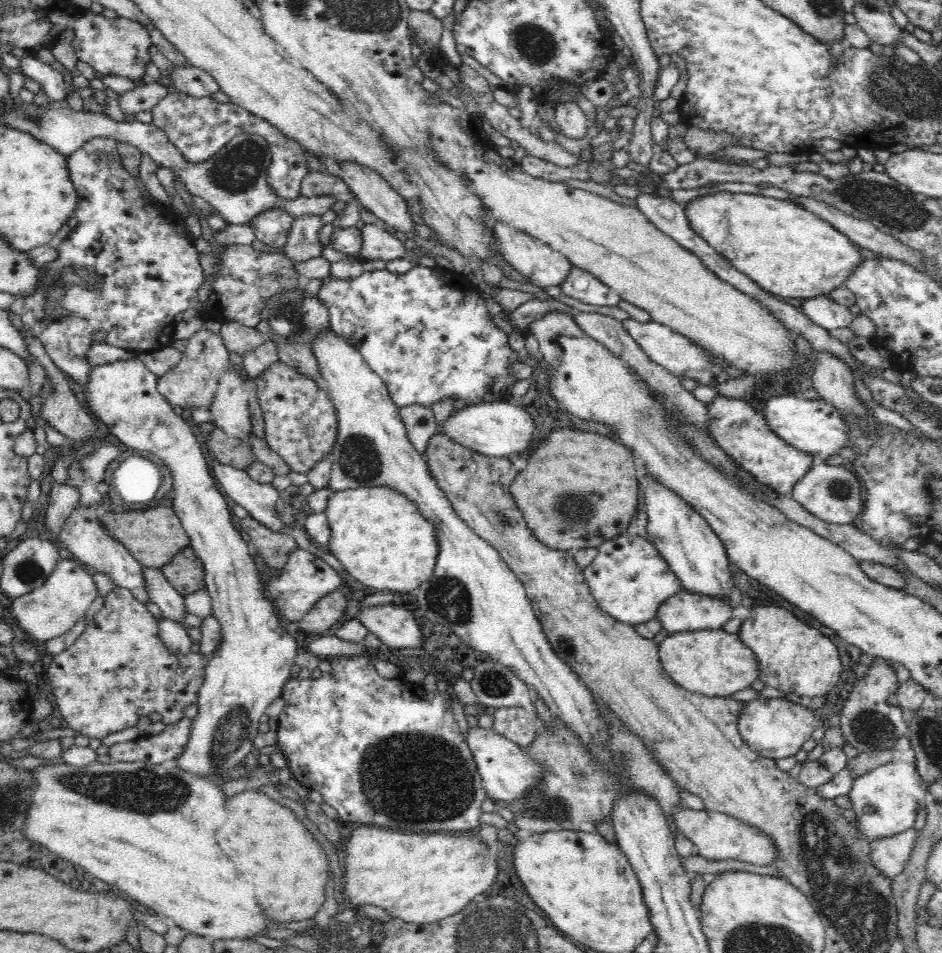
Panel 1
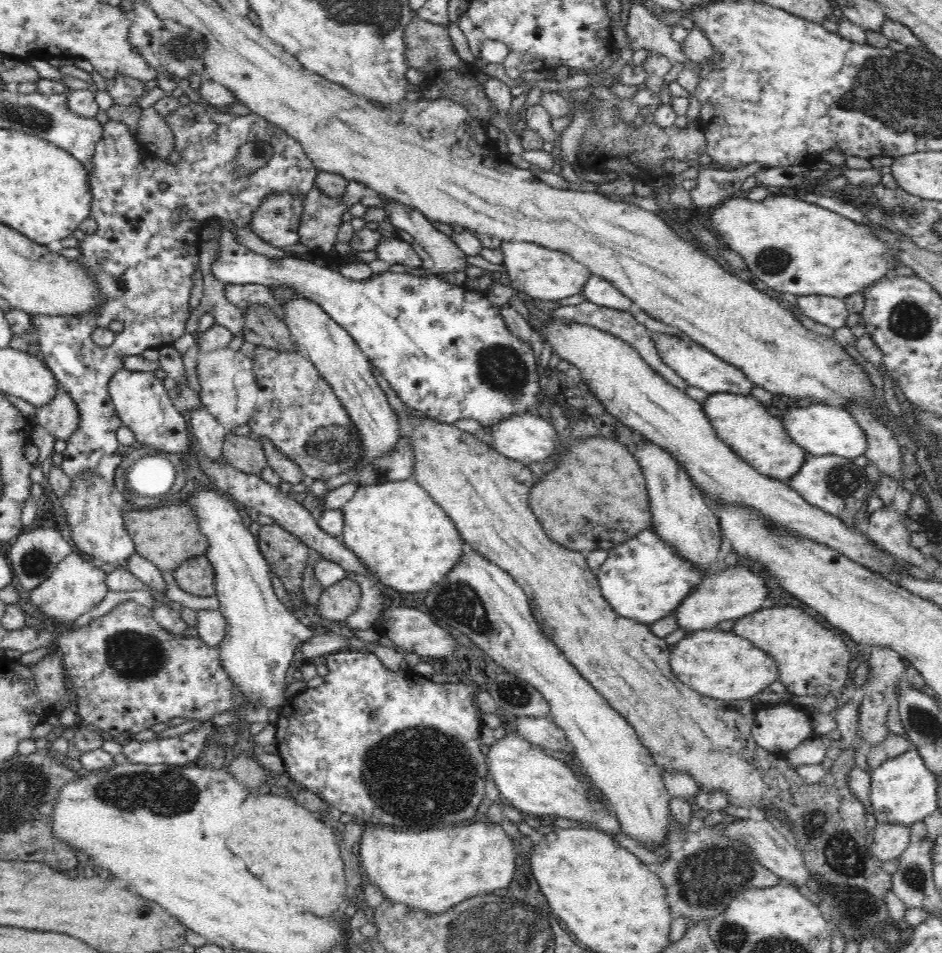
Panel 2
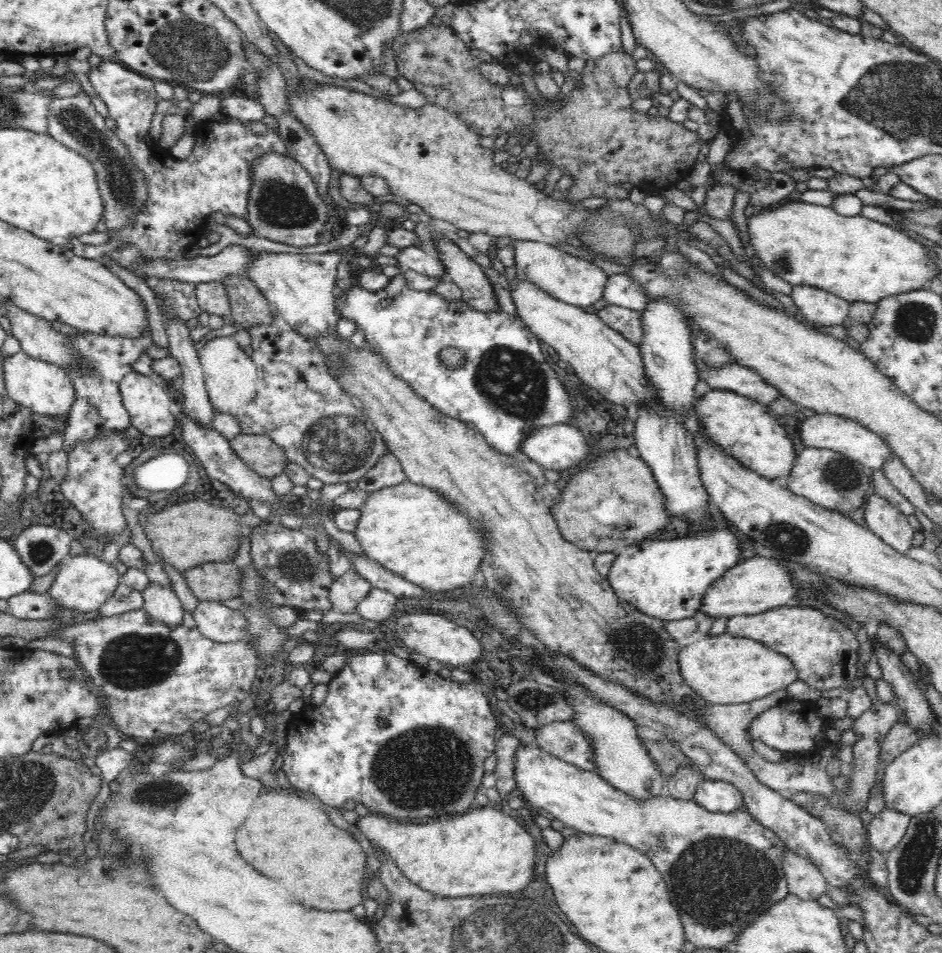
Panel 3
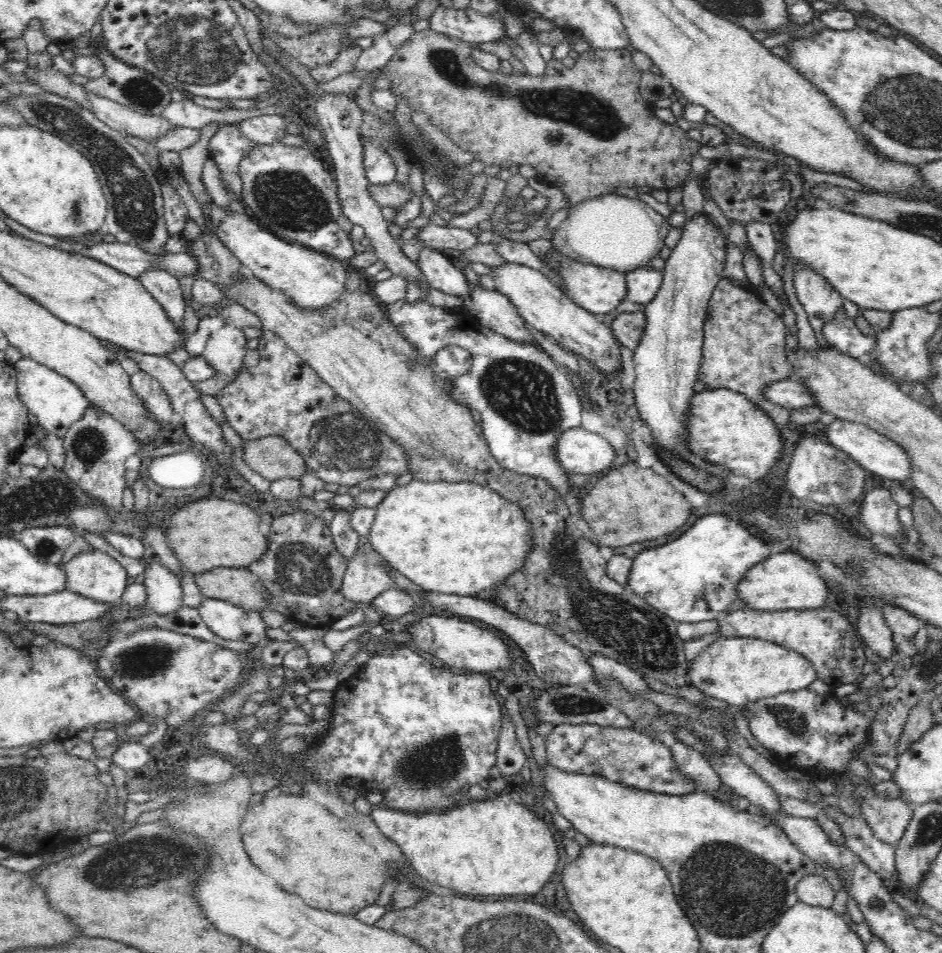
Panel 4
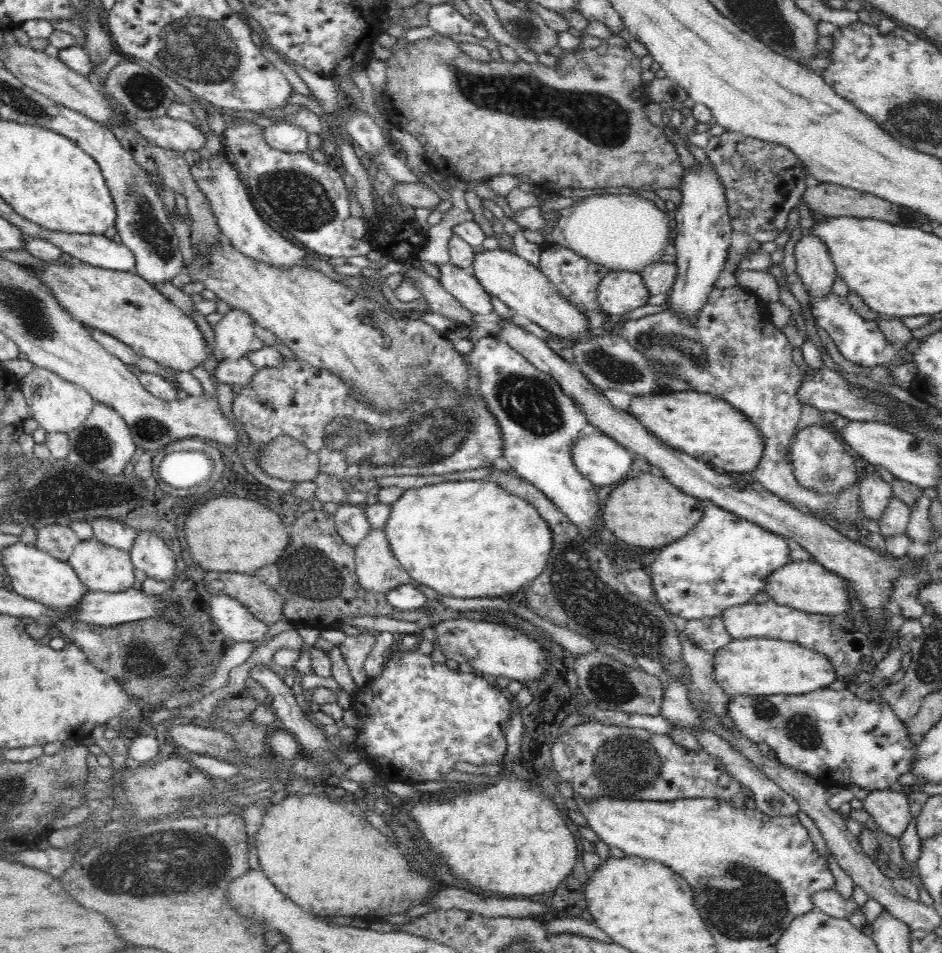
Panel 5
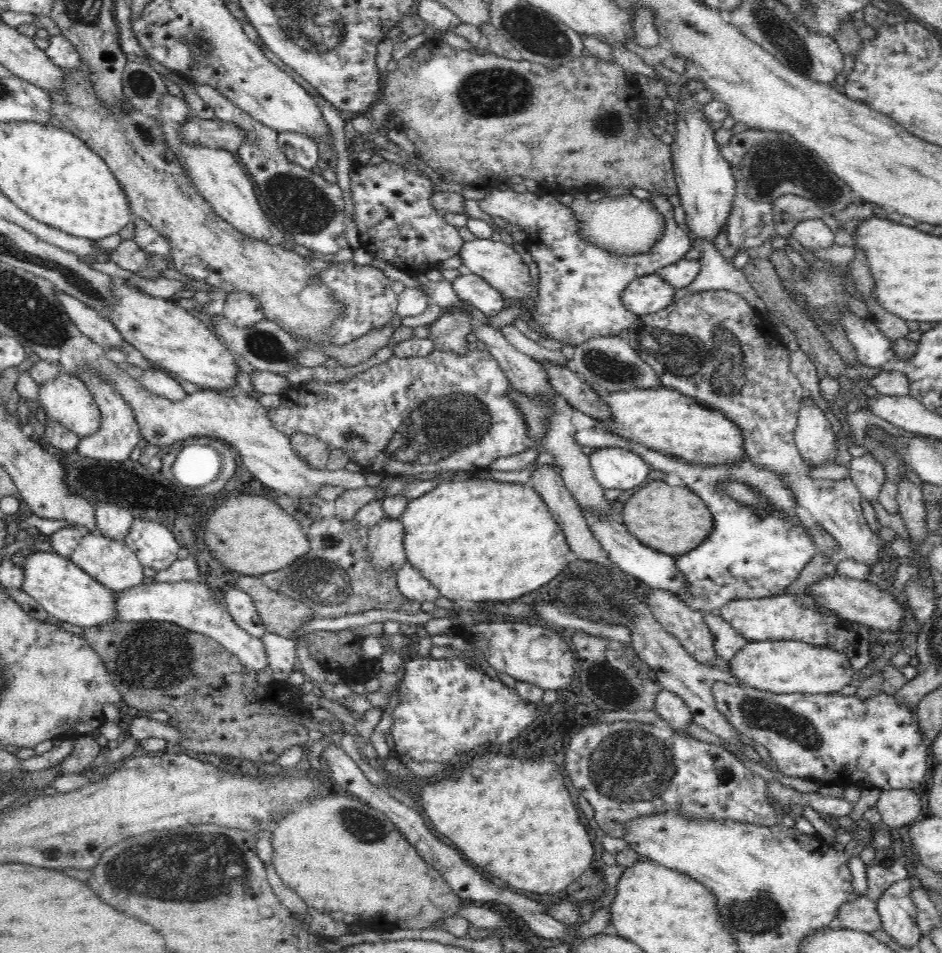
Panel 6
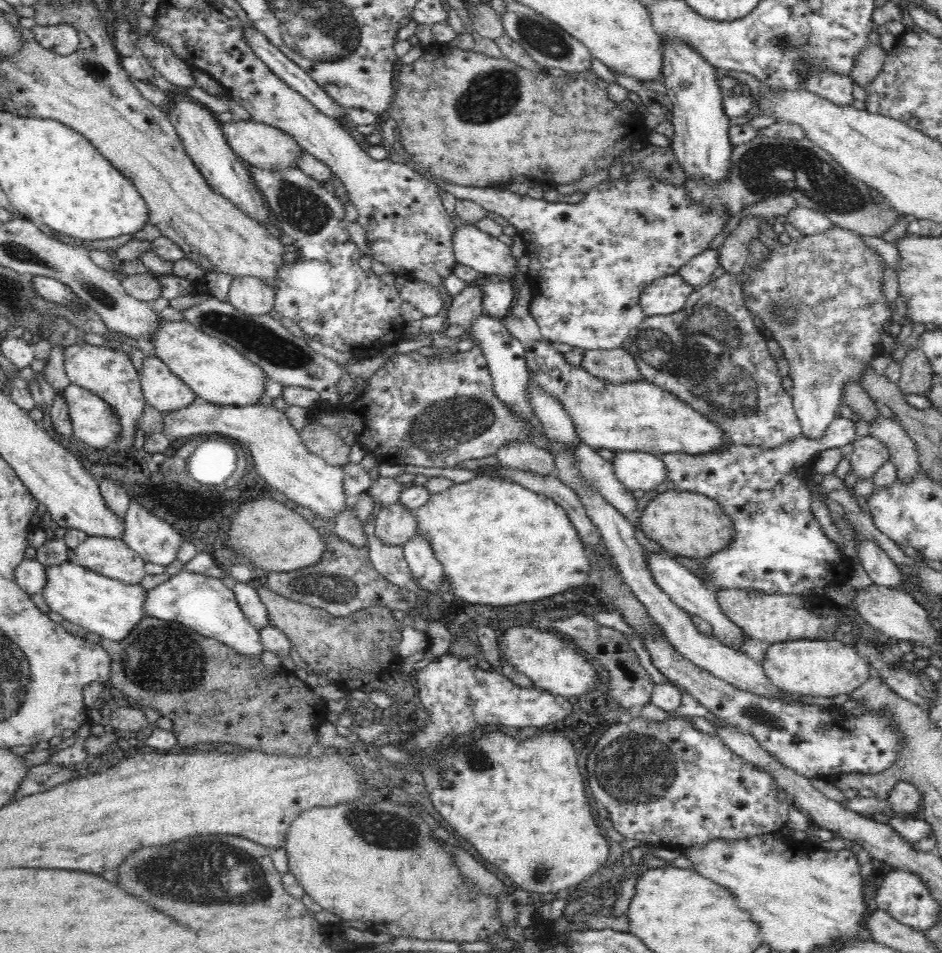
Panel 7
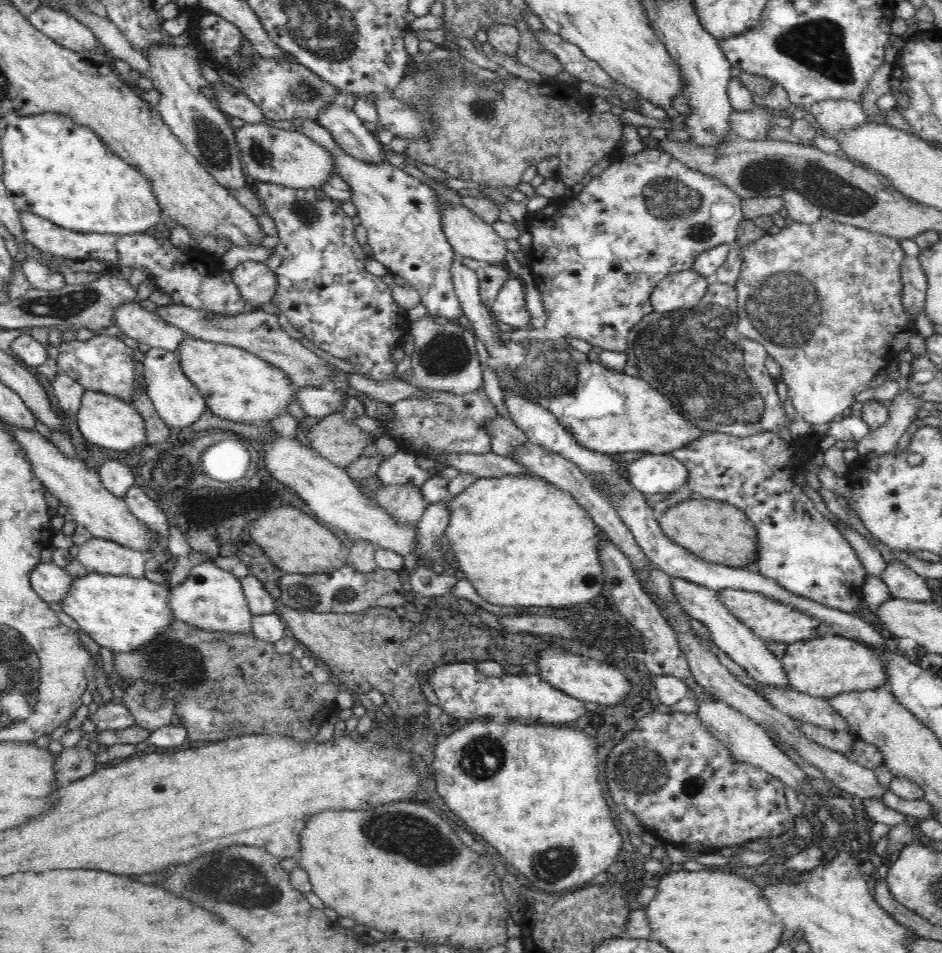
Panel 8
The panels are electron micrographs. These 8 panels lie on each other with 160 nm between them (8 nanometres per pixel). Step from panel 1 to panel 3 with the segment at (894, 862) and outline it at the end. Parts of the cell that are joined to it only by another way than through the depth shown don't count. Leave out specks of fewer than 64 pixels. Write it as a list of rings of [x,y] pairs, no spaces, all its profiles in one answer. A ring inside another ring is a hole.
[[[889,808],[872,815],[868,828],[872,848],[880,853],[892,853],[906,835],[910,819],[911,816]]]

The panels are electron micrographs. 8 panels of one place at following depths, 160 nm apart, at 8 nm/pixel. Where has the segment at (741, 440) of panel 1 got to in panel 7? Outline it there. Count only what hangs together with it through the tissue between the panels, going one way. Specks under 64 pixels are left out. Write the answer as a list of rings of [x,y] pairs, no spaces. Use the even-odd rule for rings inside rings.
[[[541,336],[539,340],[530,342],[529,345],[526,346],[526,360],[527,360],[527,369],[530,372],[531,381],[535,384],[539,384],[541,388],[544,388],[551,396],[555,396],[557,400],[564,405],[564,411],[568,411],[569,416],[571,416],[571,420],[573,420],[573,424],[575,424],[575,428],[577,428],[577,434],[580,437],[580,440],[592,447],[593,449],[603,449],[612,450],[612,451],[628,451],[628,452],[645,452],[653,455],[663,455],[666,453],[672,452],[685,452],[686,454],[706,454],[706,452],[716,452],[716,450],[724,450],[730,441],[724,435],[720,426],[717,426],[715,422],[708,420],[706,416],[703,416],[701,412],[698,412],[692,408],[692,406],[688,406],[688,404],[684,404],[682,400],[678,400],[676,396],[672,396],[670,392],[664,391],[662,388],[656,387],[654,384],[643,381],[633,381],[632,383],[625,384],[612,384],[606,380],[600,380],[600,378],[596,378],[596,376],[592,376],[592,374],[586,372],[586,370],[582,369],[582,367],[572,366],[572,364],[568,364],[564,354],[558,352],[553,346],[553,343],[562,343],[562,342],[554,342],[554,340],[548,340],[548,338],[544,338]]]

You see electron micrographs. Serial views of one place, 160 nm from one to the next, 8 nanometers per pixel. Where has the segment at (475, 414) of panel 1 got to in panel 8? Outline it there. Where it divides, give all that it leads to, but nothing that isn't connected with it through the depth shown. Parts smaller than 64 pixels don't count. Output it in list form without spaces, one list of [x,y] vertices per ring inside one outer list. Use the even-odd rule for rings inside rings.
[[[646,453],[626,465],[633,488],[647,496],[671,494],[687,484],[688,469],[671,453]]]

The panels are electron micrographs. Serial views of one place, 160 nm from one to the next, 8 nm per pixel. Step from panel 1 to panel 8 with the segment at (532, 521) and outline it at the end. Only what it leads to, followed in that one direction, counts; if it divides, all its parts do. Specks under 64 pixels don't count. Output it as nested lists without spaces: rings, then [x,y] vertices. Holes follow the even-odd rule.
[[[704,498],[684,500],[658,518],[660,528],[672,542],[711,563],[751,569],[757,557],[757,534],[752,521],[732,505]]]

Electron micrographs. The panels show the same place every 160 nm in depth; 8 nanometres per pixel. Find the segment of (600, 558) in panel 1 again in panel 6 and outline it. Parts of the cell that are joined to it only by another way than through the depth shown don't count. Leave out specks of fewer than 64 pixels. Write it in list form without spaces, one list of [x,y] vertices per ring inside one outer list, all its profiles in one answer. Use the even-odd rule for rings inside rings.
[[[596,425],[594,428],[580,430],[576,434],[575,441],[583,446],[592,448],[600,448],[605,446],[620,447],[635,452],[644,462],[648,463],[651,470],[660,470],[667,474],[674,472],[678,474],[682,480],[688,485],[690,490],[700,497],[708,506],[713,516],[713,529],[709,535],[696,547],[681,555],[673,555],[676,568],[683,574],[685,582],[687,582],[687,592],[689,592],[681,601],[692,610],[699,610],[702,613],[717,612],[724,604],[730,600],[740,600],[744,598],[764,598],[784,594],[787,586],[790,586],[802,572],[802,568],[808,564],[814,556],[814,543],[812,537],[808,535],[804,523],[796,514],[796,497],[794,493],[783,483],[781,474],[776,474],[771,470],[758,468],[746,456],[742,462],[738,464],[694,464],[686,462],[678,457],[672,457],[662,452],[653,451],[642,443],[625,440],[624,438],[605,430],[602,425]],[[718,481],[742,481],[751,484],[751,486],[759,493],[769,504],[766,510],[759,508],[750,508],[746,505],[740,505],[726,495],[722,495],[722,491],[718,489]]]

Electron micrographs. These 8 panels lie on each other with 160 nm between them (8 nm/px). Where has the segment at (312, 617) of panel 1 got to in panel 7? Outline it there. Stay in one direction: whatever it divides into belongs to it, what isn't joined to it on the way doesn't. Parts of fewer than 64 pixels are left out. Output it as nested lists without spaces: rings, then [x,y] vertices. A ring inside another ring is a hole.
[[[400,502],[382,507],[376,513],[375,535],[384,544],[403,546],[417,534],[414,511],[400,505]]]

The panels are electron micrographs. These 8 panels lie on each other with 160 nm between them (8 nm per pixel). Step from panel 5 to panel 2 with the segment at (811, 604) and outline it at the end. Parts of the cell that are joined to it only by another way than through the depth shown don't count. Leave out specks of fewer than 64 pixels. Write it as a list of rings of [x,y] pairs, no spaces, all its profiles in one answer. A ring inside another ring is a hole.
[[[742,565],[723,566],[716,574],[702,579],[684,600],[676,607],[674,615],[677,626],[684,631],[700,631],[716,628],[724,620],[736,621],[743,616],[752,614],[764,606],[768,596],[768,587],[764,578]]]

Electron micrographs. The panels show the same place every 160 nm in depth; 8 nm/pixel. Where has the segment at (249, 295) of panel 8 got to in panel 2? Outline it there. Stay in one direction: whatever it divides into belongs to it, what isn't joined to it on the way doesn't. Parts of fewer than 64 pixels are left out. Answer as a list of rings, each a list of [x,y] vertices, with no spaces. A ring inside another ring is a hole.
[[[228,346],[216,348],[206,355],[200,355],[198,359],[197,374],[201,388],[199,395],[203,407],[227,432],[246,425],[251,420],[259,392],[253,360]]]

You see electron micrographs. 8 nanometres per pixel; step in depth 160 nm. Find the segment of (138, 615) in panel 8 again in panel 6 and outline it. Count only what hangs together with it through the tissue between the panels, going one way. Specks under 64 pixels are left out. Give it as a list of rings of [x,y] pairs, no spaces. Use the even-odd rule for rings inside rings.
[[[33,551],[24,562],[23,585],[20,590],[34,598],[38,604],[42,604],[42,608],[45,608],[49,616],[54,616],[59,621],[82,627],[96,627],[118,621],[115,618],[114,590],[106,588],[86,574],[69,557],[64,558],[51,552]]]

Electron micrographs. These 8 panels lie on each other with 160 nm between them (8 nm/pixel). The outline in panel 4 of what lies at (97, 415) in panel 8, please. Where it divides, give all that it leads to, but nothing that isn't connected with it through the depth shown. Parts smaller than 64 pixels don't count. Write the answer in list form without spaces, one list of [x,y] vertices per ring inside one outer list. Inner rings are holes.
[[[23,356],[13,368],[16,370],[18,380],[16,384],[18,399],[27,406],[35,423],[42,426],[47,433],[64,438],[68,430],[86,414],[87,404],[90,401],[68,378],[34,360]]]

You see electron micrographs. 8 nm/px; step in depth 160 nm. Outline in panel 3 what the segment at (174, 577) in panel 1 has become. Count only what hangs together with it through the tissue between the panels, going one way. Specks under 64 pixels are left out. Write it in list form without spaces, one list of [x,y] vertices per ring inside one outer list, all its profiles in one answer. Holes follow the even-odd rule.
[[[235,563],[199,564],[183,571],[182,574],[199,601],[221,601],[241,596],[243,574]]]

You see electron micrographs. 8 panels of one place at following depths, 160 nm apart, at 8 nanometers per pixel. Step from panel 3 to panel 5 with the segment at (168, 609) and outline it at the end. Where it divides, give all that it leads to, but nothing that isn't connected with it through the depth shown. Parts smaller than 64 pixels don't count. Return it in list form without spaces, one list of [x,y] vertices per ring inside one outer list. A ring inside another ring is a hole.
[[[138,531],[132,546],[131,561],[135,568],[146,572],[147,578],[166,581],[176,576],[176,558],[170,545],[163,538],[148,532]]]

